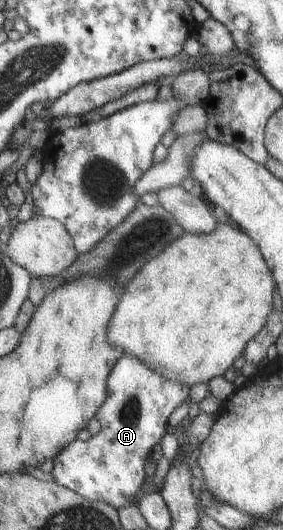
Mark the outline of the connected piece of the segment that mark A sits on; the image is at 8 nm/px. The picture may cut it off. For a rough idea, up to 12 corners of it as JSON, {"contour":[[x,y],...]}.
{"contour":[[124,354],[100,431],[54,457],[55,481],[116,509],[146,479],[188,386]]}

